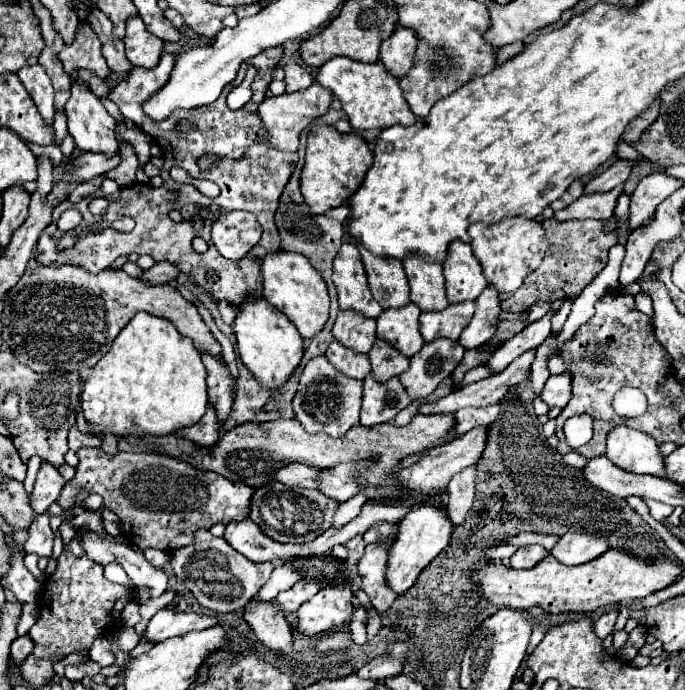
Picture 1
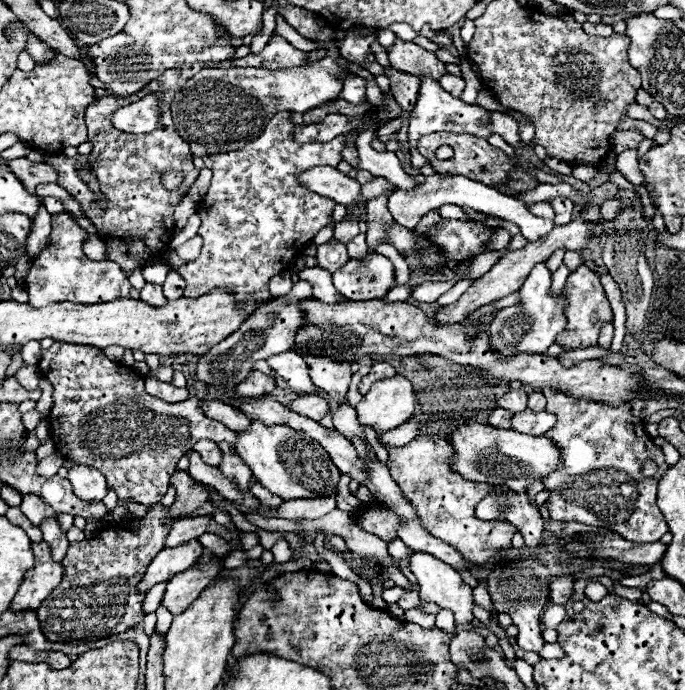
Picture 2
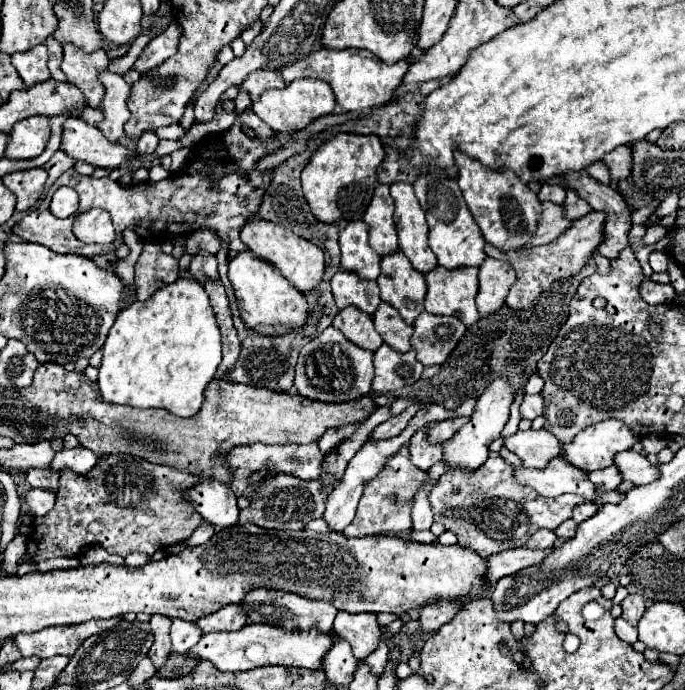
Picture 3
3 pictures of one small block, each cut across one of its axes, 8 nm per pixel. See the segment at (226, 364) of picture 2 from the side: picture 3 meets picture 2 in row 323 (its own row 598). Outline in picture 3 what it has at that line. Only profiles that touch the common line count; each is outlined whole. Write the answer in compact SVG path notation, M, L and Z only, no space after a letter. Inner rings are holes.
M258 588L256 592L248 592L248 596L244 596L244 600L242 600L242 608L246 610L246 614L250 616L252 622L280 626L286 630L300 630L300 632L316 628L322 634L332 632L332 622L338 614L338 610L328 602L314 602L314 600L300 598L296 594L288 594L282 590L266 590L266 588Z

